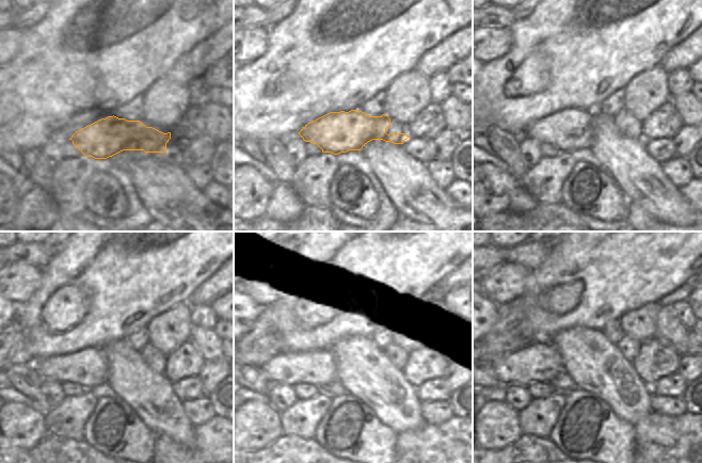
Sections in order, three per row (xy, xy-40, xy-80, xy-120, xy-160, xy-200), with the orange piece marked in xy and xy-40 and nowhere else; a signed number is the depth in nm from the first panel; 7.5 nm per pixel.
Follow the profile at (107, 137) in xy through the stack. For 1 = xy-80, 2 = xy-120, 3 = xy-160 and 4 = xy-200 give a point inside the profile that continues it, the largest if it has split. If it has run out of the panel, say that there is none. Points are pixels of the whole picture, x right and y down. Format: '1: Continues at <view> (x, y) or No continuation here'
1: Continues at xy-80 (570, 129)
2: Continues at xy-120 (88, 367)
3: Continues at xy-160 (319, 368)
4: Continues at xy-200 (539, 362).

